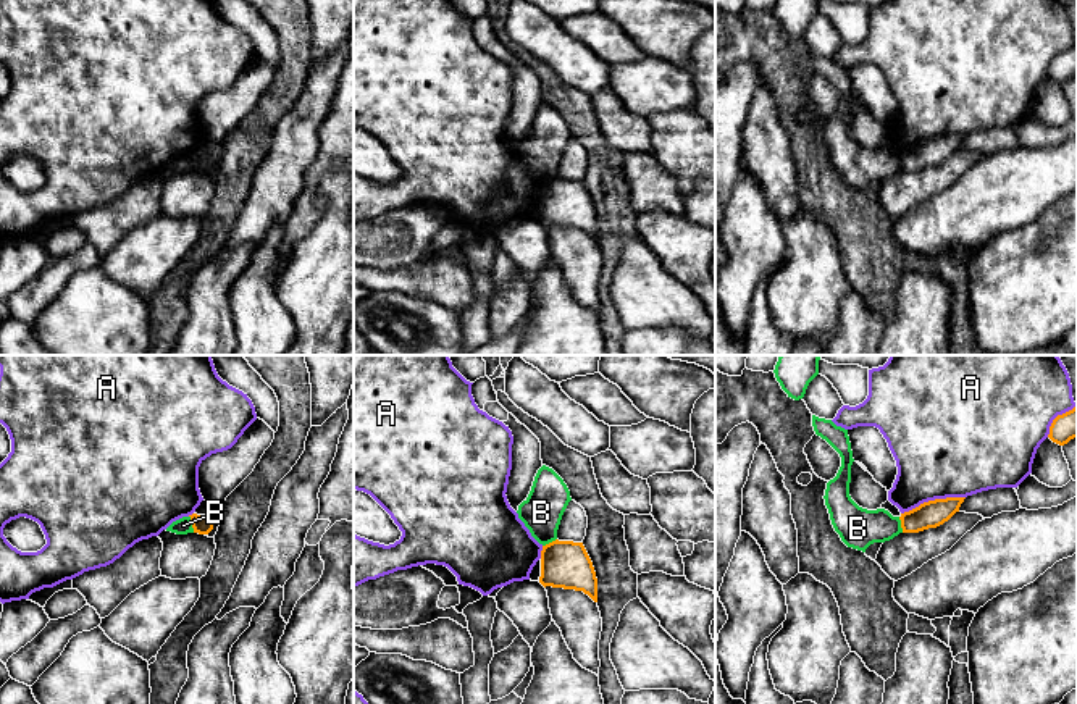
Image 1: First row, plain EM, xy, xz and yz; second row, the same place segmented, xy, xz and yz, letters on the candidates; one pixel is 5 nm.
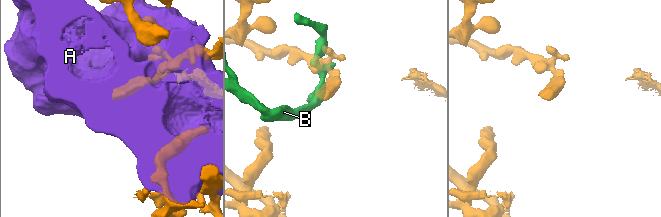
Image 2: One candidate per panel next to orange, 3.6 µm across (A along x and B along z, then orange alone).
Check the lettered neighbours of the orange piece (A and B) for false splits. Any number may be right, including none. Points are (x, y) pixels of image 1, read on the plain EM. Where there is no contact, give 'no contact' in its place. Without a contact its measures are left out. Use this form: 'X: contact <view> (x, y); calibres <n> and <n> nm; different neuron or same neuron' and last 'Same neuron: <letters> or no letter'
A: contact yz (932, 139); calibres 140 and 460 nm; different neuron
B: contact xy (192, 162); calibres 90 and 80 nm; different neuron
Same neuron: no letter

